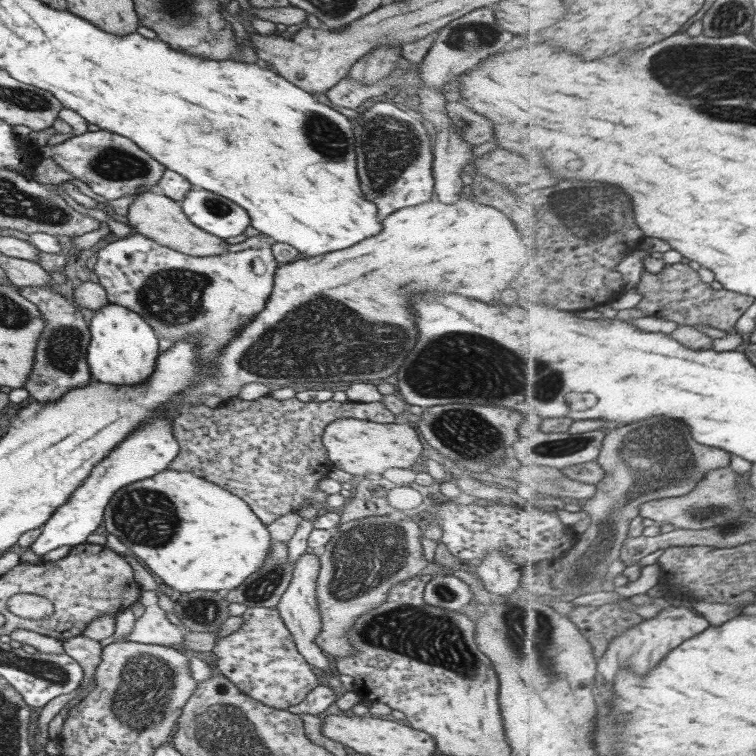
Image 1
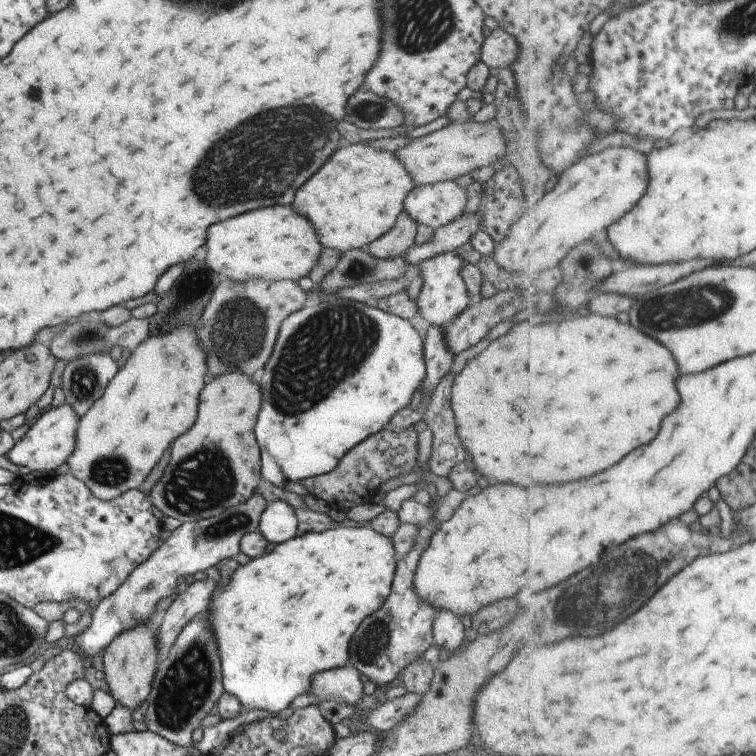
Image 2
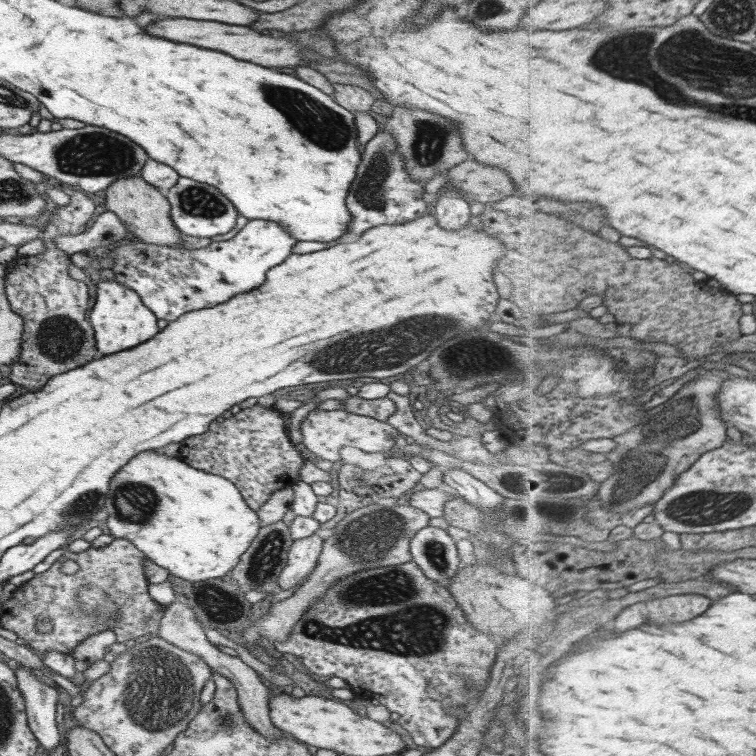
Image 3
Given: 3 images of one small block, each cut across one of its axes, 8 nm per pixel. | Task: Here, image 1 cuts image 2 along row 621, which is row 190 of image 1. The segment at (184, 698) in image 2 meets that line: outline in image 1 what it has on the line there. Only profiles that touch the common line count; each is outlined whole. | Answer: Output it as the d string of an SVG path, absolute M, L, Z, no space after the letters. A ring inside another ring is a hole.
M193 187L179 202L181 210L193 225L219 238L241 234L249 226L249 215L231 200Z

